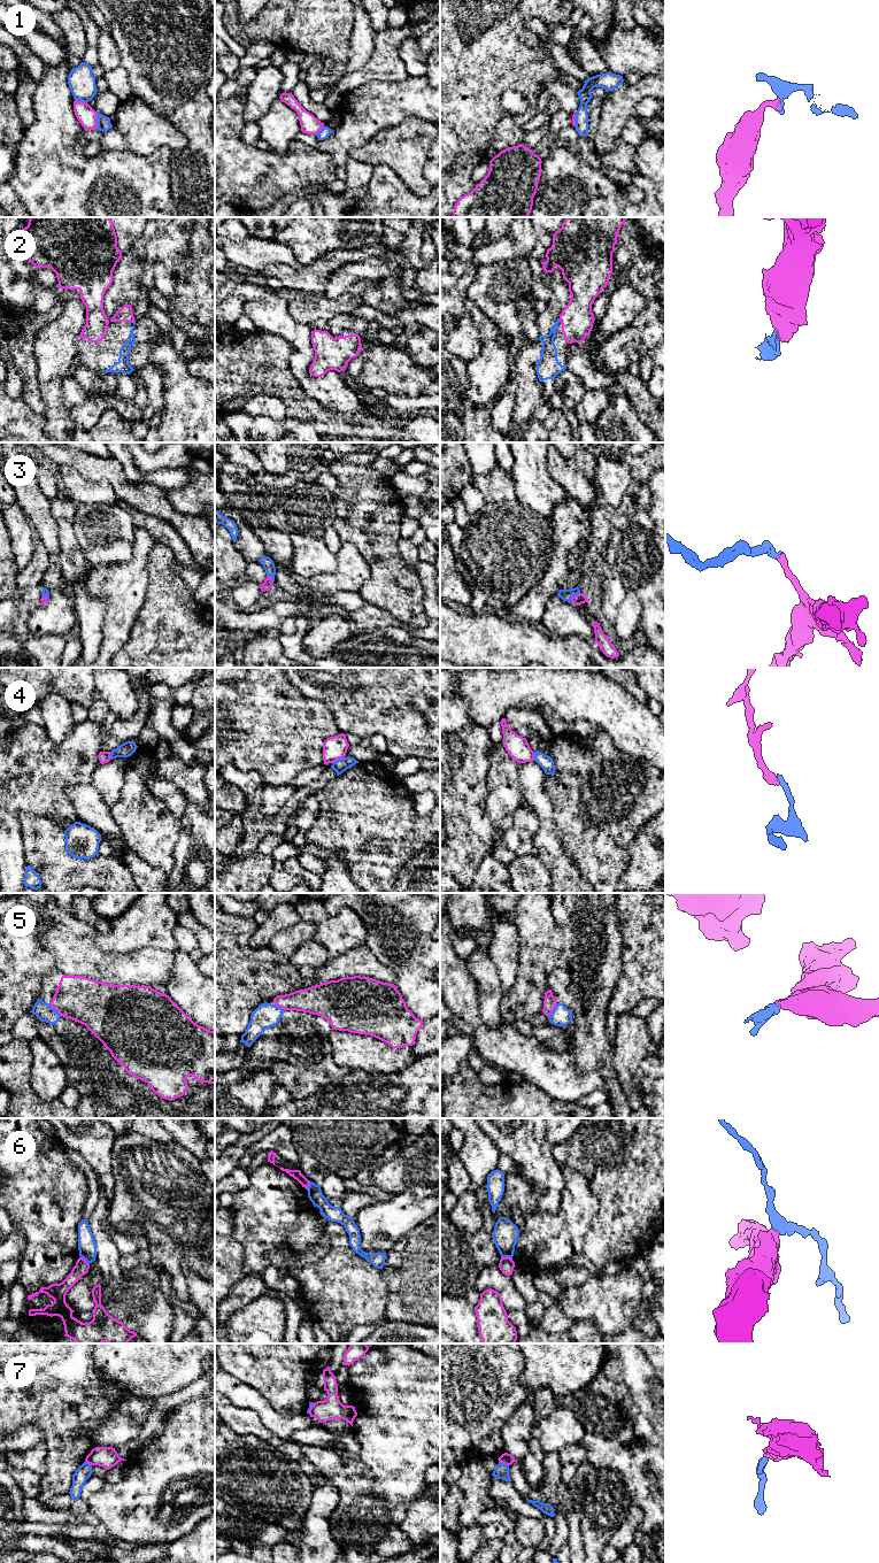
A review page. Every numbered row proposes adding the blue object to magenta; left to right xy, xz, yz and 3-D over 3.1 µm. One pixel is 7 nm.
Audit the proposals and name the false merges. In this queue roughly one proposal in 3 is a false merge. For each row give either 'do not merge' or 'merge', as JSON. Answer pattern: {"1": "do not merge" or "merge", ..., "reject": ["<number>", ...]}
{"1": "do not merge", "2": "merge", "3": "merge", "4": "do not merge", "5": "merge", "6": "do not merge", "7": "do not merge", "reject": ["1", "4", "6", "7"]}

